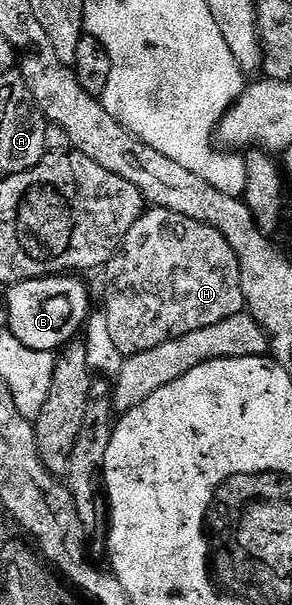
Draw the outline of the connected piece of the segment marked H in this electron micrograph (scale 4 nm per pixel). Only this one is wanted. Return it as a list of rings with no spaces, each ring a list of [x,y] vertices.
[[[150,207],[143,211],[136,225],[128,229],[124,241],[118,246],[118,252],[106,264],[104,274],[106,274],[106,335],[122,357],[144,353],[144,349],[156,349],[156,345],[164,345],[164,341],[172,341],[176,337],[184,337],[184,333],[193,333],[195,329],[208,329],[208,325],[216,325],[228,317],[243,314],[246,305],[244,289],[240,285],[240,261],[232,245],[228,245],[228,241],[224,241],[224,237],[216,229],[200,221],[192,221],[192,217],[184,217],[184,213],[172,213],[172,209]]]

